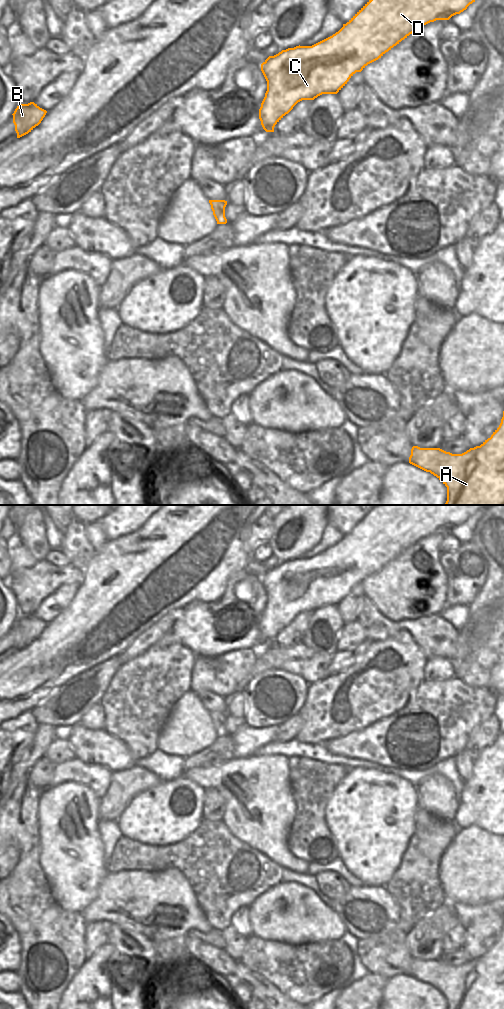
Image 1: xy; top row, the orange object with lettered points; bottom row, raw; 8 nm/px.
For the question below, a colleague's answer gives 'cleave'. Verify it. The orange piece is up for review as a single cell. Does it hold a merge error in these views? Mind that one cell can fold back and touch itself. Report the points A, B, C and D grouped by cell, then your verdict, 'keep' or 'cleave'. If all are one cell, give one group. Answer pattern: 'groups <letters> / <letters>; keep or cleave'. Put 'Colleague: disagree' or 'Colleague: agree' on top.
Colleague: disagree
groups A B C D; keep

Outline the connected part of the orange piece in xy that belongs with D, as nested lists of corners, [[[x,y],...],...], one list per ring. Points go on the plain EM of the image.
[[[379,505],[373,508],[343,539],[332,548],[312,557],[296,558],[269,568],[261,583],[267,593],[267,603],[259,621],[259,631],[266,644],[274,644],[275,637],[302,612],[314,612],[322,606],[337,606],[356,585],[381,570],[386,564],[415,544],[436,532],[449,532],[460,526],[482,508],[494,505]]]

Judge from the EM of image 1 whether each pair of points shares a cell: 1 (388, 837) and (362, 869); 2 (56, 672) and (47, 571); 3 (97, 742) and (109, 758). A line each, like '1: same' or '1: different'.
1: same
2: different
3: same

